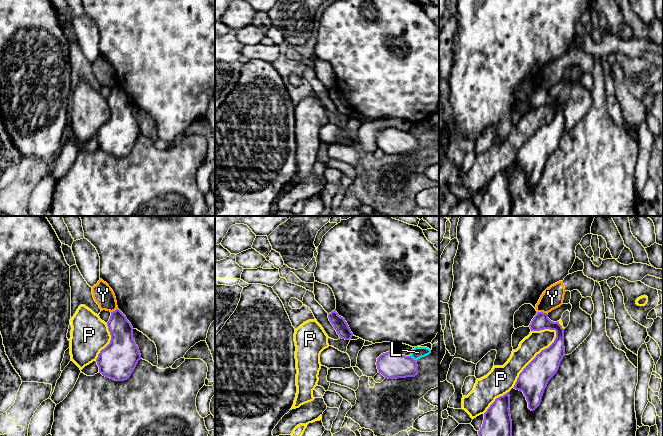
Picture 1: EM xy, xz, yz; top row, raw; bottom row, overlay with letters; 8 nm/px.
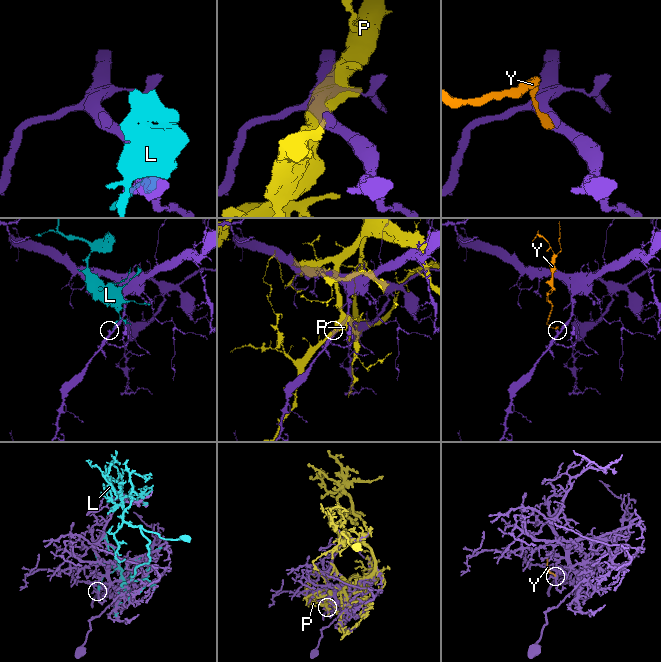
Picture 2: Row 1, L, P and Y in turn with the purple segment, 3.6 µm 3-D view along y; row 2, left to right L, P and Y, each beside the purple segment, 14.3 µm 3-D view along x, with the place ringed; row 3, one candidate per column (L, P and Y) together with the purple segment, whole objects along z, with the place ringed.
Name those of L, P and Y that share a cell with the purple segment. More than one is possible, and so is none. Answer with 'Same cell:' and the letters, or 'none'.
Same cell: none

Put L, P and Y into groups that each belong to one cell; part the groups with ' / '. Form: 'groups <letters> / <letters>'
groups L / P / Y

